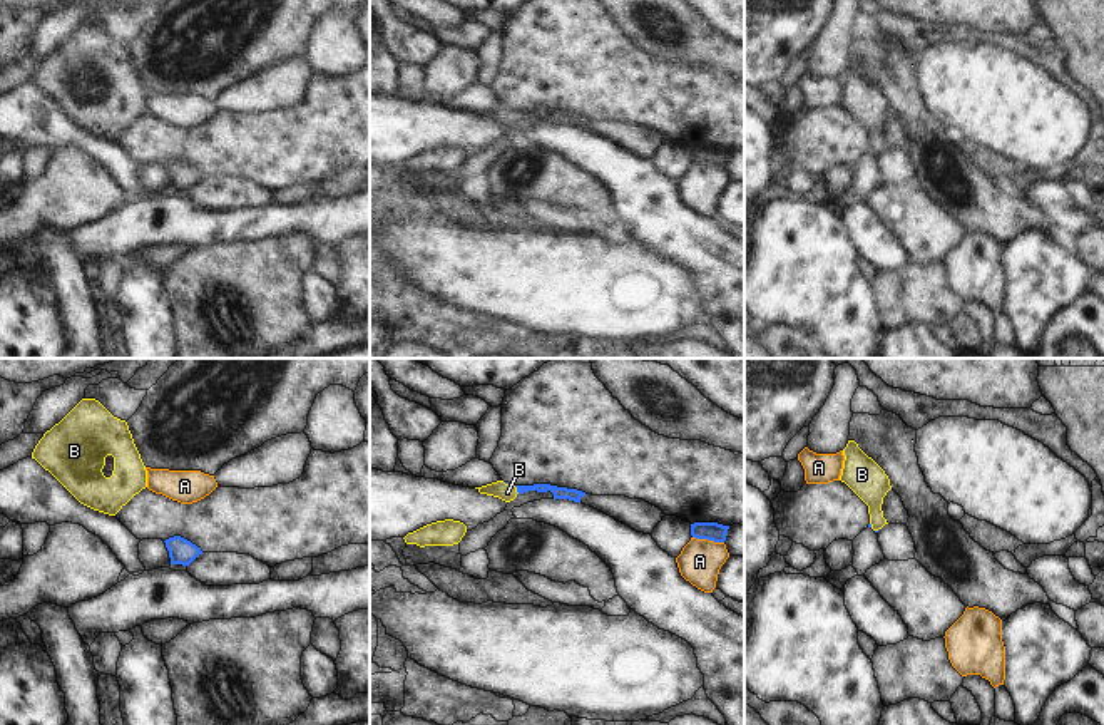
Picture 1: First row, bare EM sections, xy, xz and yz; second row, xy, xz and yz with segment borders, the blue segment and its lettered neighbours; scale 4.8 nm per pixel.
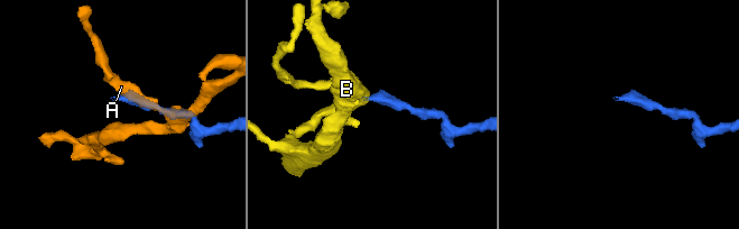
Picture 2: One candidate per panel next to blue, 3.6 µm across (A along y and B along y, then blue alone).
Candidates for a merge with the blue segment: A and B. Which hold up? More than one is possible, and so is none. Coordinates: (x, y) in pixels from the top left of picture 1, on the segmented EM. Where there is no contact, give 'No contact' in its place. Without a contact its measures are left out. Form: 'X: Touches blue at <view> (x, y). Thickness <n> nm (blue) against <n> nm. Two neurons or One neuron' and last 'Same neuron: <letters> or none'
A: Touches blue at xz (708, 539). Thickness 90 nm (blue) against 200 nm. Two neurons
B: Touches blue at xz (517, 489). Thickness 60 nm (blue) against 90 nm. One neuron
Same neuron: B.

